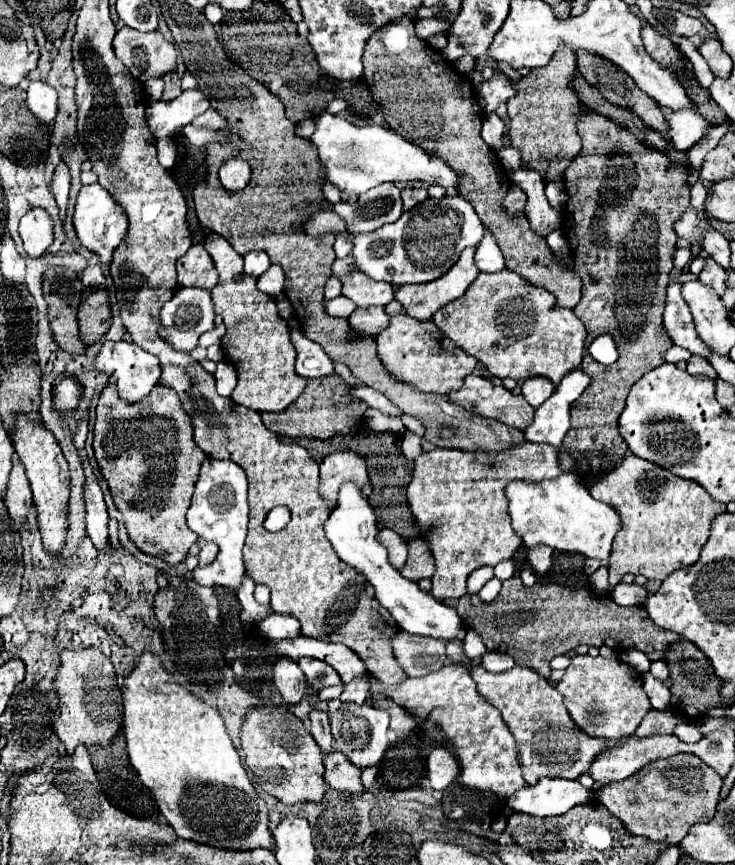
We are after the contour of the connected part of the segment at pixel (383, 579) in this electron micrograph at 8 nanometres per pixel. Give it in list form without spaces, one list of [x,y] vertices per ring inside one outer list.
[[[342,483],[336,509],[324,523],[324,533],[330,539],[334,551],[340,555],[340,559],[350,567],[358,569],[374,585],[376,599],[382,603],[382,607],[390,611],[402,631],[440,639],[446,643],[462,641],[466,635],[466,627],[462,625],[462,619],[458,617],[456,609],[444,605],[442,601],[436,601],[428,591],[422,591],[416,581],[404,579],[402,573],[388,563],[386,547],[378,541],[378,531],[378,521],[368,497],[356,483]]]

